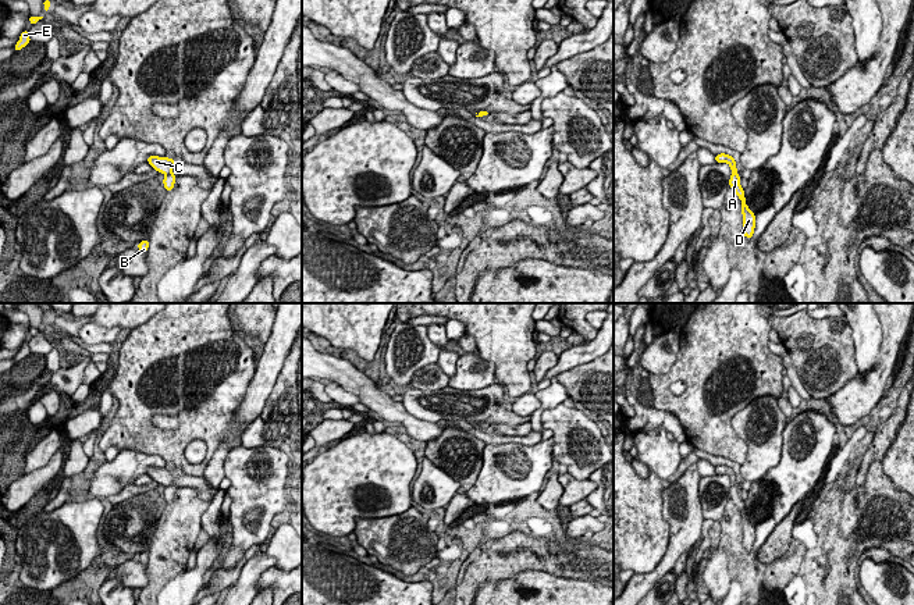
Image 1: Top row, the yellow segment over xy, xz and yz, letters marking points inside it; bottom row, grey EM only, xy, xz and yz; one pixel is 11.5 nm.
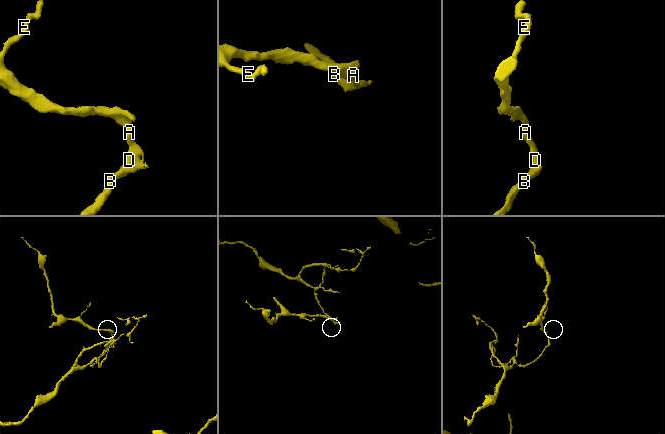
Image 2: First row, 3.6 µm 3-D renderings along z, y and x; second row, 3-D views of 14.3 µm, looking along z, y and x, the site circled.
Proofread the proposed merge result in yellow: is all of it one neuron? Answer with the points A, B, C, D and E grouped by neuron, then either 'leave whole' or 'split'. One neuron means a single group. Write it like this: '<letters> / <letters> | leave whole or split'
A B D / C E | split

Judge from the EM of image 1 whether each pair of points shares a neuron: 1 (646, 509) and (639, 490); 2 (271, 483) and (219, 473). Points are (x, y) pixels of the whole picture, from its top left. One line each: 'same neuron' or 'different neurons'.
1: same neuron
2: different neurons

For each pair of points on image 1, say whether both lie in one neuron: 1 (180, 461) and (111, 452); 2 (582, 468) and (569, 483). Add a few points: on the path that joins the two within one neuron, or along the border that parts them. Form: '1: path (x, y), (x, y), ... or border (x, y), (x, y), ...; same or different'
1: border (121, 449), (107, 447), (103, 451); different
2: border (568, 472), (576, 479), (589, 479); different

